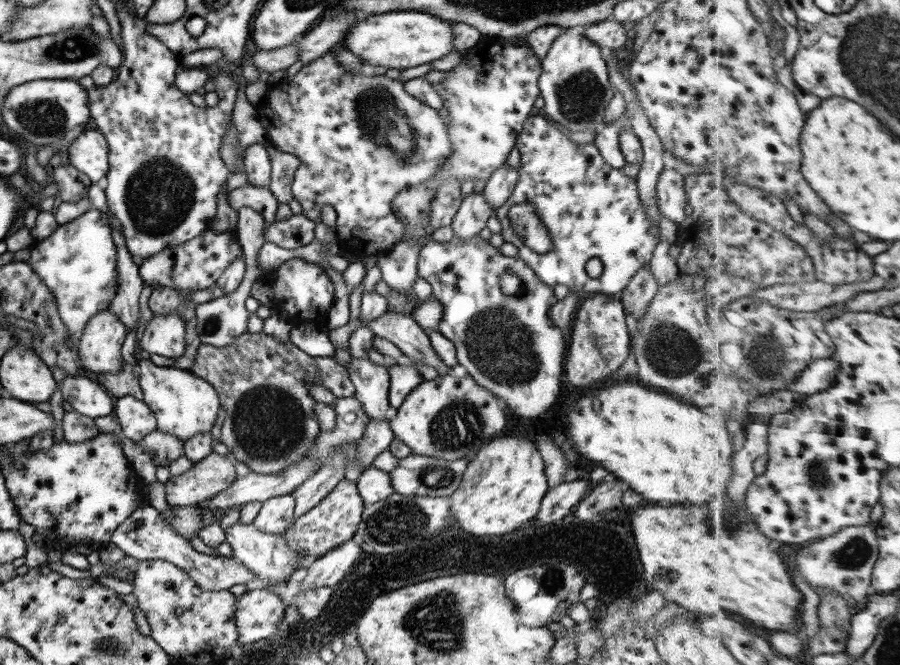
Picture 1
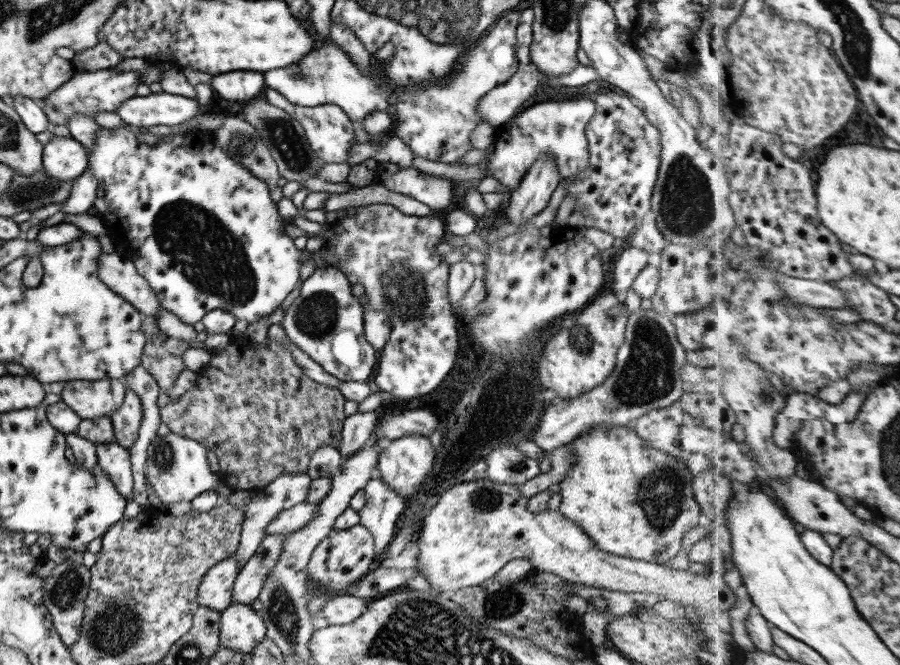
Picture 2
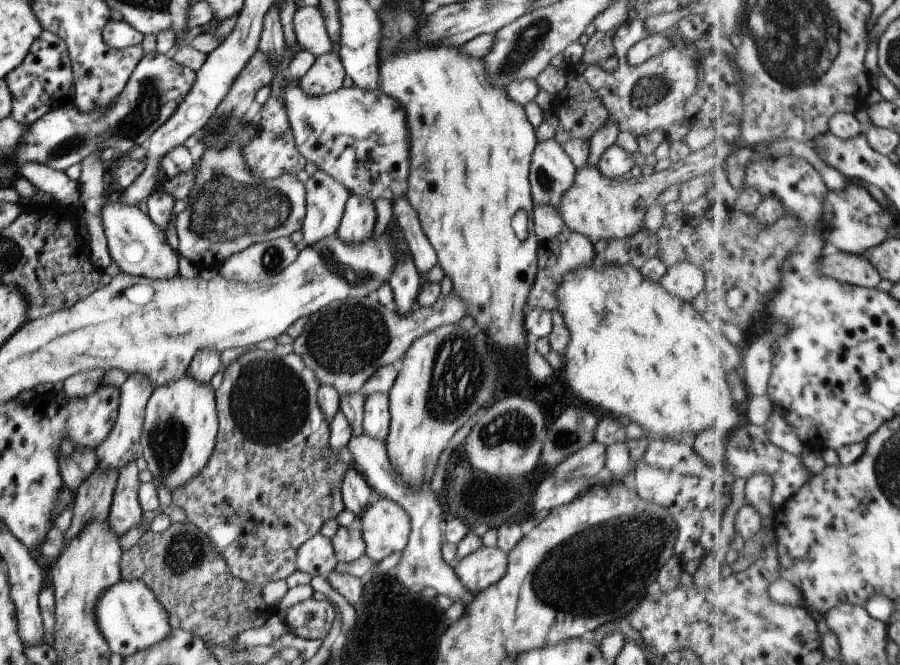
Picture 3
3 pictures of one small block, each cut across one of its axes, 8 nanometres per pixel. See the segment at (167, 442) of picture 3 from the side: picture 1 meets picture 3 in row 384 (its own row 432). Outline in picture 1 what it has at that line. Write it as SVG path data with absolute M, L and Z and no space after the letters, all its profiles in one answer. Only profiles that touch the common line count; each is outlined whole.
M144 355L139 356L137 367L140 368L139 386L143 393L142 400L154 413L157 430L164 434L173 434L182 442L186 442L188 438L197 434L211 432L214 422L218 420L218 411L221 406L214 386L194 375L190 370L155 366Z

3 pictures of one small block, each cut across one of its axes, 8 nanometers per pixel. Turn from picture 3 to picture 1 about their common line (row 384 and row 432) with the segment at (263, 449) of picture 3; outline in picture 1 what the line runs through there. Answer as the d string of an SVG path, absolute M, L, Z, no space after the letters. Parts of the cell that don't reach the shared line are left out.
M263 330L258 334L246 332L234 345L228 347L201 345L190 372L209 382L218 392L221 406L226 411L219 441L226 444L228 456L243 470L259 474L280 473L284 468L295 465L306 457L315 445L321 428L315 414L315 401L306 386L320 383L328 386L338 398L347 398L355 394L355 386L346 368L338 365L338 362L330 357L309 357L290 340L274 340L270 334L264 334Z

